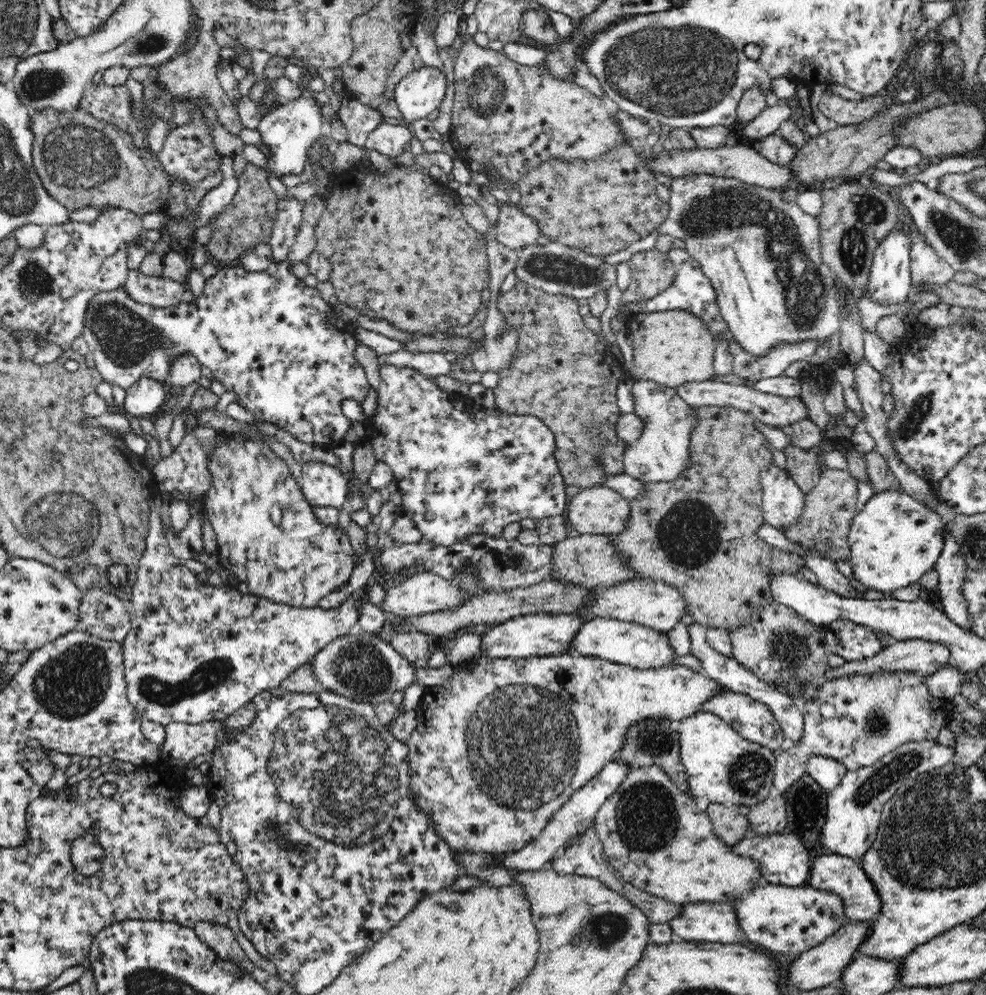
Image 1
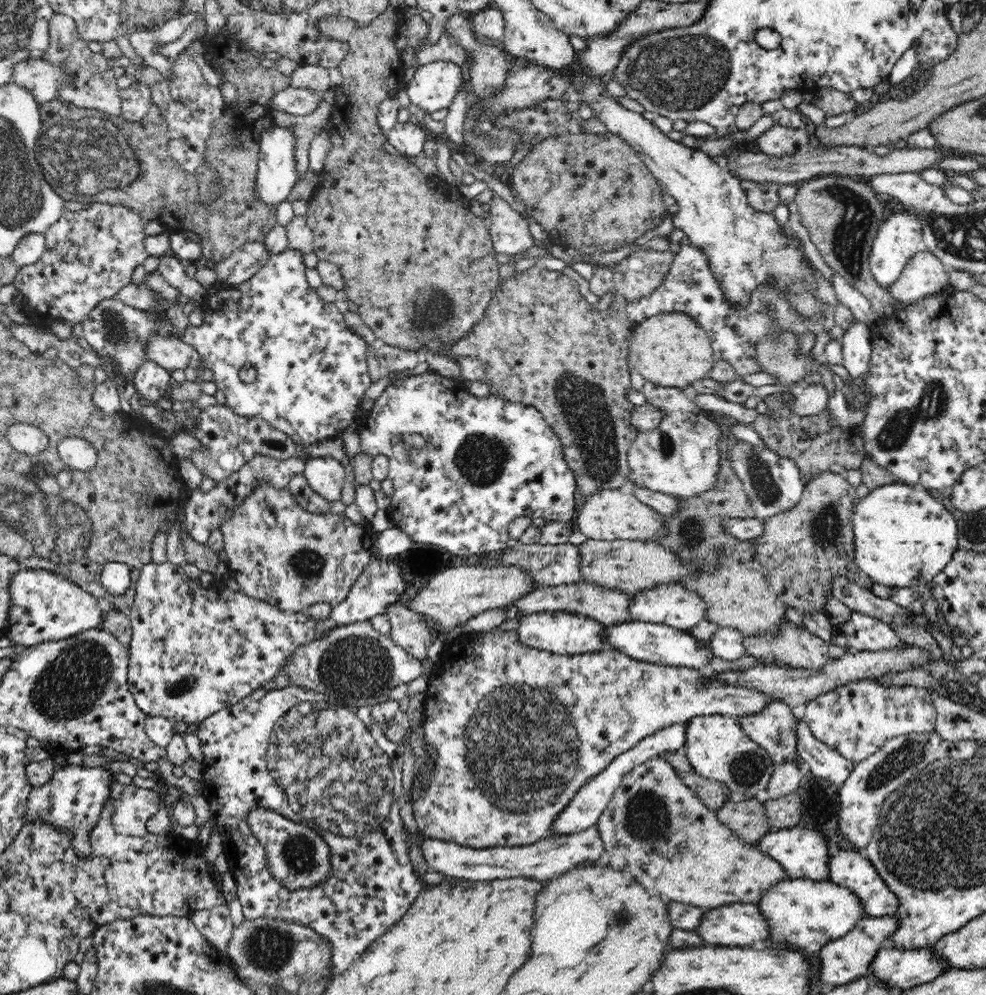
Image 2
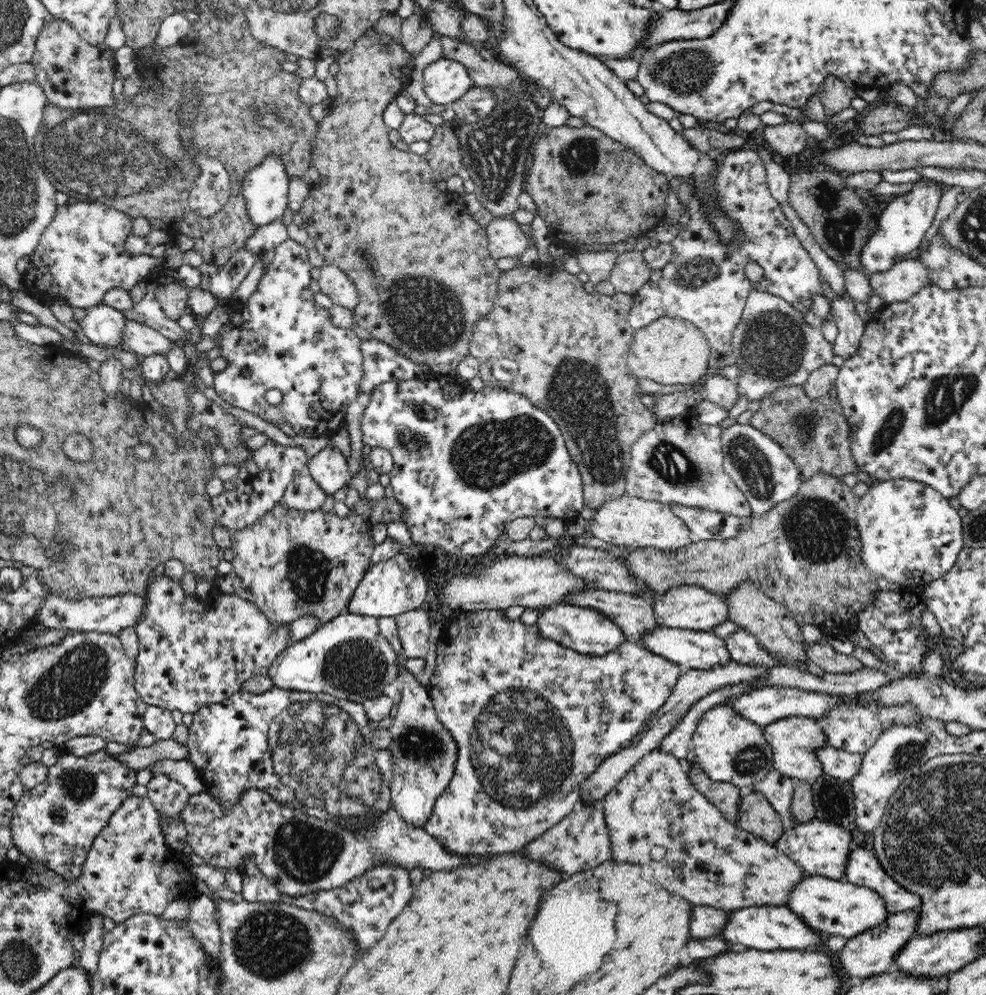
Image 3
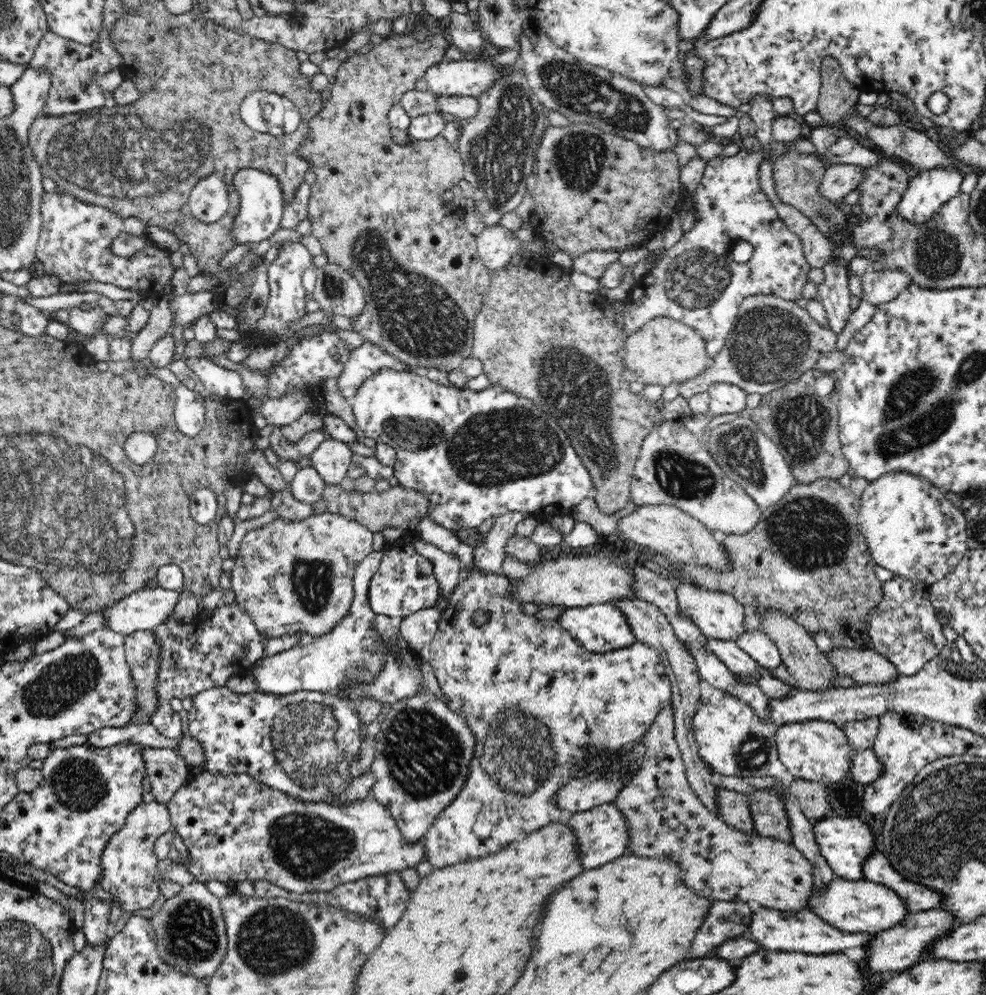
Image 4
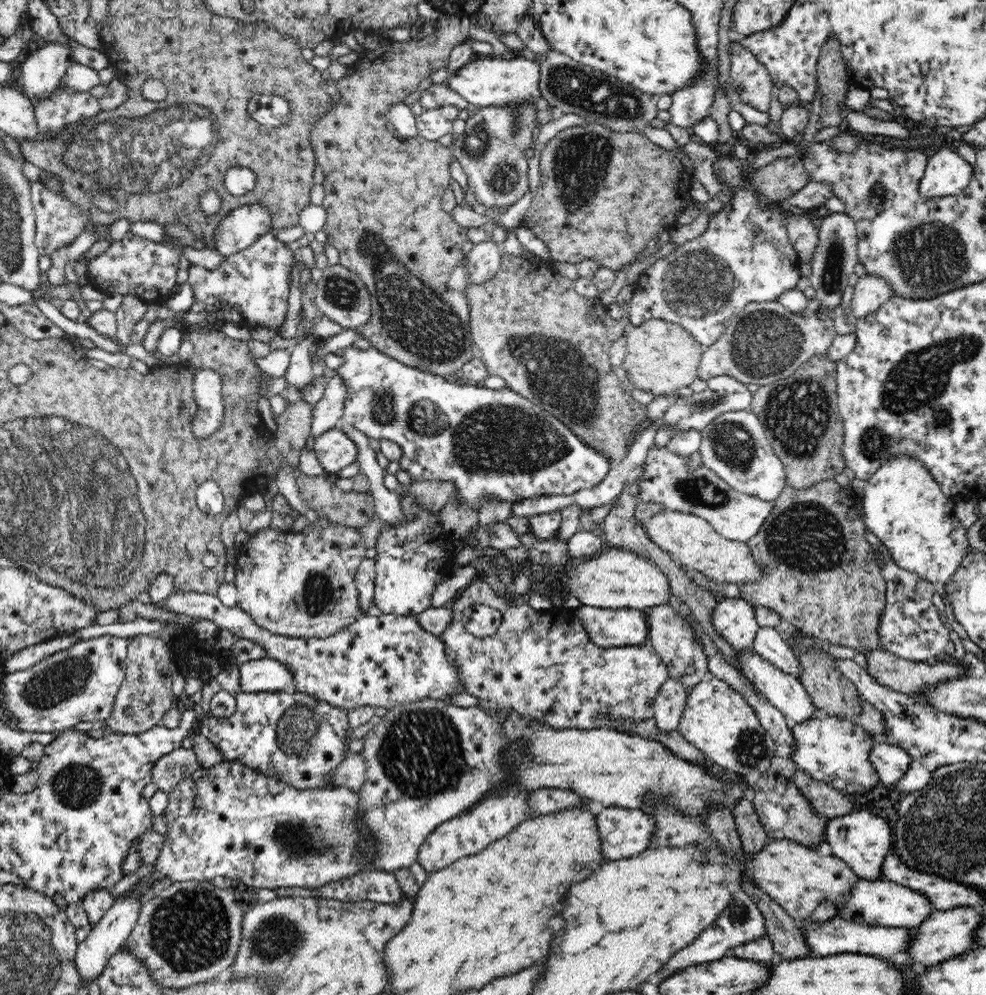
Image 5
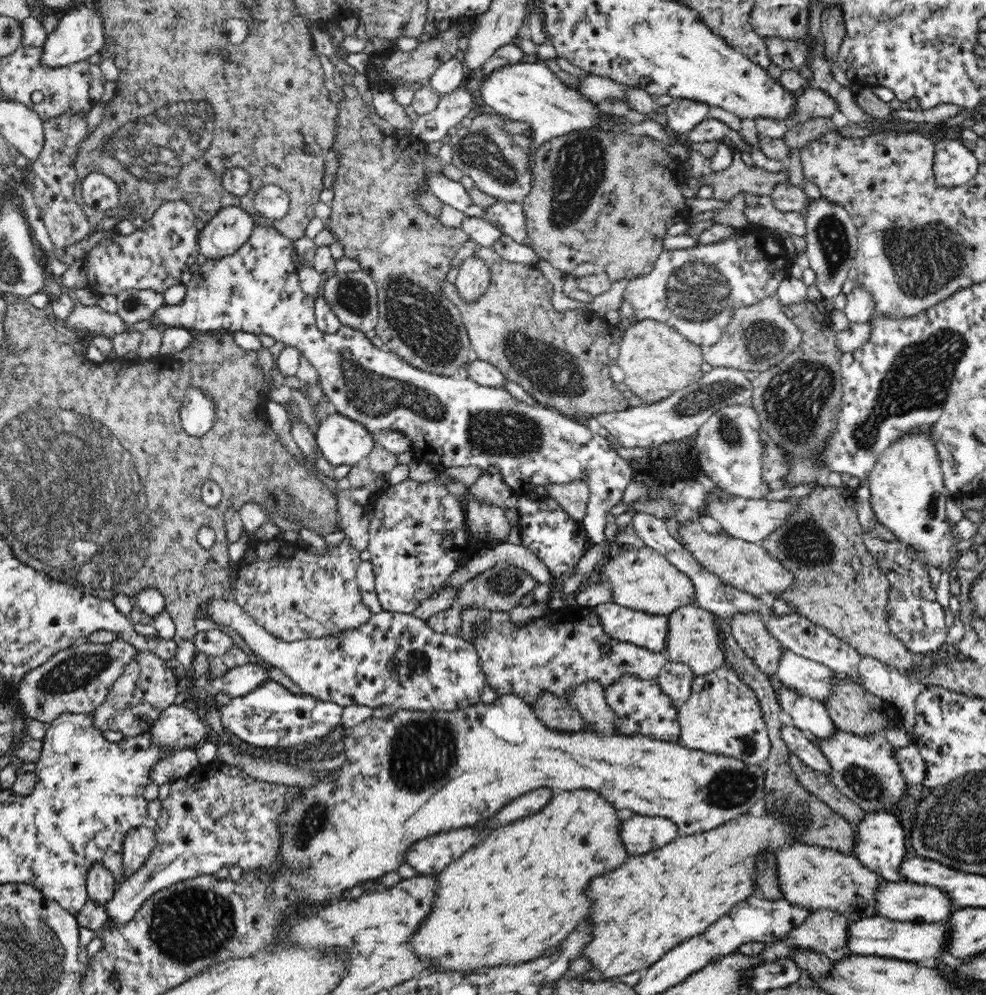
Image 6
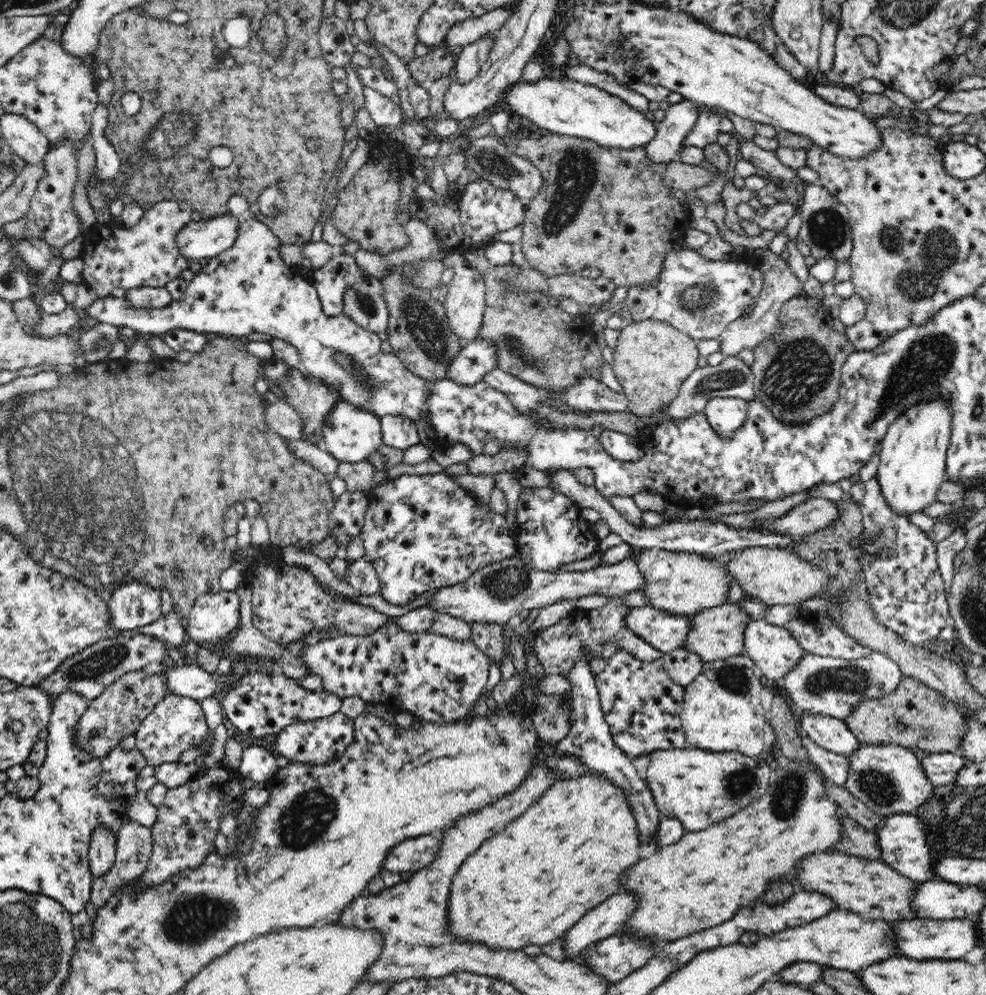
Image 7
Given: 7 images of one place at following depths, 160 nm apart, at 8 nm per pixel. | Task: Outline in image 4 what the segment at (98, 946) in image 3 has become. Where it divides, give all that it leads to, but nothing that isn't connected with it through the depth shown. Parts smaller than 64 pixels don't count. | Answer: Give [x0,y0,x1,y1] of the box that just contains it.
[81,899,111,947]

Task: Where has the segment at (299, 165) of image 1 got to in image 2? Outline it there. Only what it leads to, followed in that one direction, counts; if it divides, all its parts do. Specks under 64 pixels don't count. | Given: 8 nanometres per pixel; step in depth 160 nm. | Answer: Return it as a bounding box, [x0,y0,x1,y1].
[256,125,298,204]

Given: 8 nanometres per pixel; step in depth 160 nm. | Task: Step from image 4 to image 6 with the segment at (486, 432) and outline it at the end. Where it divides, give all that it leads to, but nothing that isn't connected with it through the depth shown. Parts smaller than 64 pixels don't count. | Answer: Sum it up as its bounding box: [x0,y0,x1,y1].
[151,225,632,544]

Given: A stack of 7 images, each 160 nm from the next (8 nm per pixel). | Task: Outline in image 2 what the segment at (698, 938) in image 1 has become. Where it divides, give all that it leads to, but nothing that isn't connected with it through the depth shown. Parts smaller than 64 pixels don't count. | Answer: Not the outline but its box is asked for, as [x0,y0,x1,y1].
[694,903,769,947]

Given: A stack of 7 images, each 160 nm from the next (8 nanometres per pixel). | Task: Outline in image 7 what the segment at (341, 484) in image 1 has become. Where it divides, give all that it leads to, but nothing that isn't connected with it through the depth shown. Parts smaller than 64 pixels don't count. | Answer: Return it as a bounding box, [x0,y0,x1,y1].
[322,401,383,462]

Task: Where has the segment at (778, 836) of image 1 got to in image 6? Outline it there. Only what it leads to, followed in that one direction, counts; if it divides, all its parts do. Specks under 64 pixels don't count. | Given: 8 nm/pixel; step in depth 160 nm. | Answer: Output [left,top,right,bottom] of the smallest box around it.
[851,811,911,882]

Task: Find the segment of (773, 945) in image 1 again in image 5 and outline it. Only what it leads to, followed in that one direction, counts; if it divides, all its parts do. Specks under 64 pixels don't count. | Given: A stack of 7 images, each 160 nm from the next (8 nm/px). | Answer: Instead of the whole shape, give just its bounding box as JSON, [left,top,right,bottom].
[836,878,932,929]

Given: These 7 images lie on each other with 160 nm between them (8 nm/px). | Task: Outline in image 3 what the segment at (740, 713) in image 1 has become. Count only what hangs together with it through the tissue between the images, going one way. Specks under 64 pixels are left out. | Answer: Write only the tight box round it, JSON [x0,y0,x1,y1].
[762,717,826,782]

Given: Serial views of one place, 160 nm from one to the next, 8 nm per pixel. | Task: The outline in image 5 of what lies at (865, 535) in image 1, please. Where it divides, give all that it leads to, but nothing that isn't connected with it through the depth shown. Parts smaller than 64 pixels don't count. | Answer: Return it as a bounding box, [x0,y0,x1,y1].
[858,455,969,587]

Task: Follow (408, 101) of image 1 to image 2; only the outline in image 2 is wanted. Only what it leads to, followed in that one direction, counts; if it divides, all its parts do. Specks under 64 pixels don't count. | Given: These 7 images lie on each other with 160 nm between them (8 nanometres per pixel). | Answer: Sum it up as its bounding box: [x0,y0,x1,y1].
[402,61,462,114]

